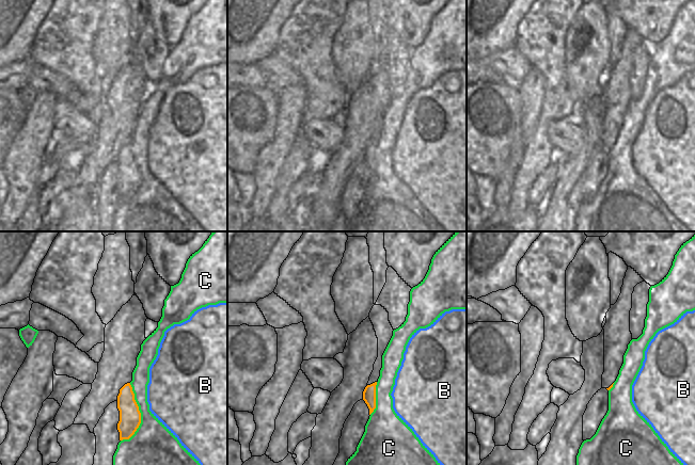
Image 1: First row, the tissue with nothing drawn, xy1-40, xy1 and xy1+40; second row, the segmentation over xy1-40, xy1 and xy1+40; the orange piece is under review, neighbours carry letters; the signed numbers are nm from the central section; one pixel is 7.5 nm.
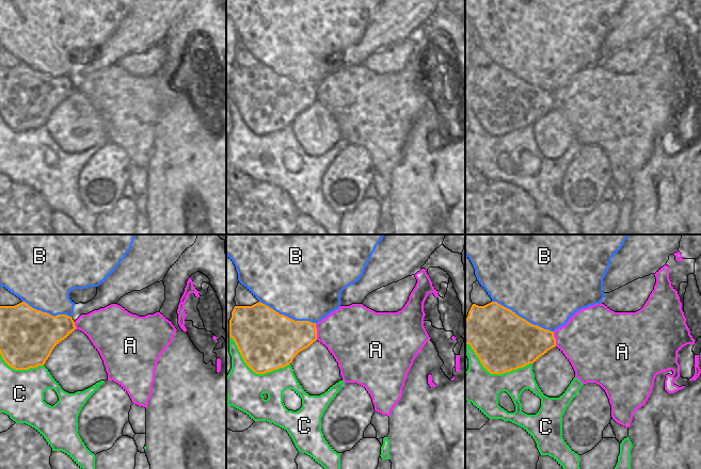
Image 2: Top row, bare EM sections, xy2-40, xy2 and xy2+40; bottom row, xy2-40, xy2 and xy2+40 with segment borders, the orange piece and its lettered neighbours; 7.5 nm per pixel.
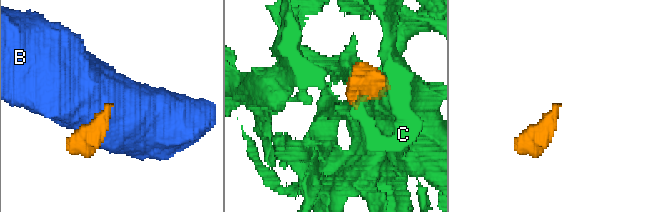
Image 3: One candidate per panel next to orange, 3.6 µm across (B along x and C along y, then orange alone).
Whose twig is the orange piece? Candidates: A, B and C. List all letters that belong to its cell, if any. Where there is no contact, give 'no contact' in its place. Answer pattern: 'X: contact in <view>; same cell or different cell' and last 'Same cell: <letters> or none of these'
A: contact in xy2; different cell
B: contact in xy2+40; different cell
C: contact in xy2; different cell
Same cell: none of these

